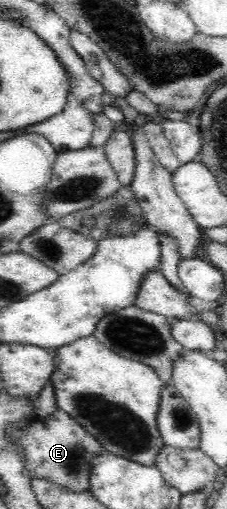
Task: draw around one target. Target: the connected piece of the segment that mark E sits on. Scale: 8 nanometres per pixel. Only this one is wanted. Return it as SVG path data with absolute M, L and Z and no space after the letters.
M58 409L47 415L44 421L32 418L29 429L25 431L21 446L27 452L27 470L34 478L51 478L53 482L67 486L71 490L87 490L88 461L96 456L103 447L91 437L84 429L81 429L68 415Z

